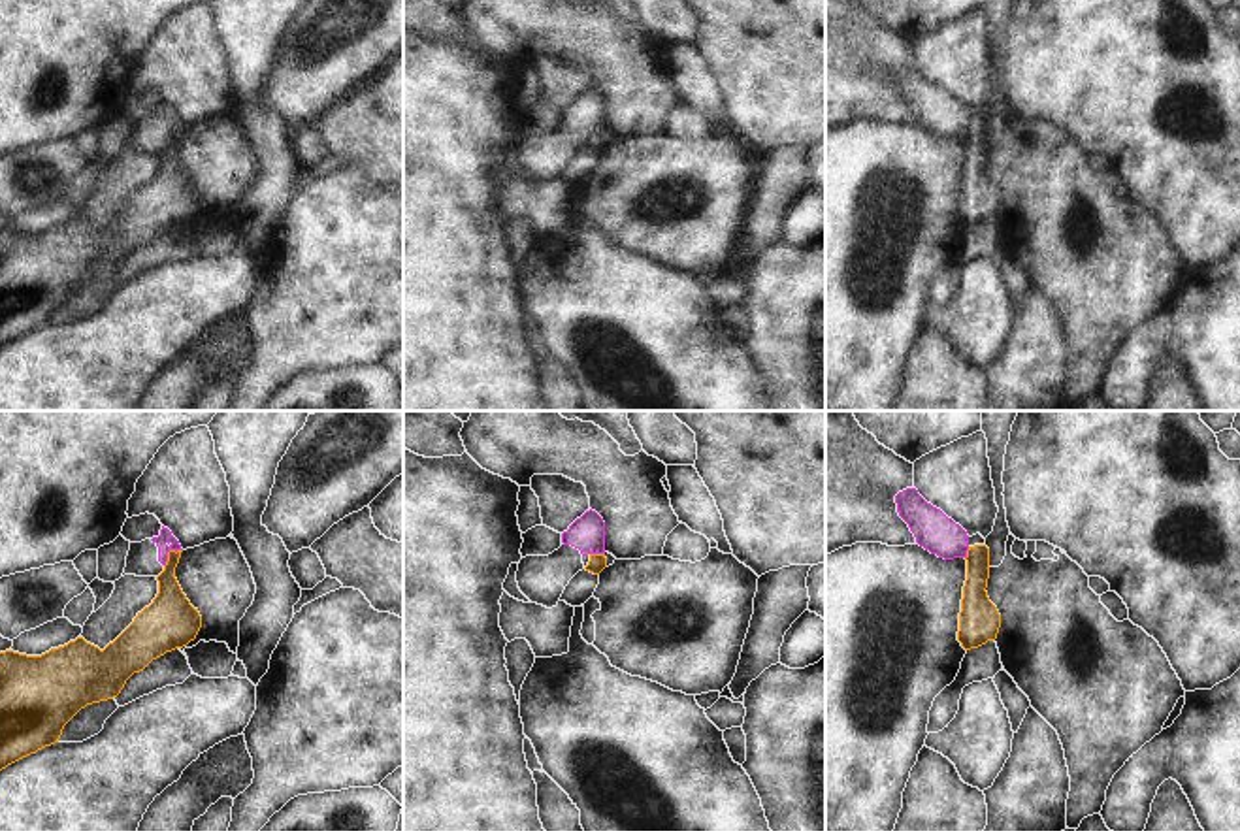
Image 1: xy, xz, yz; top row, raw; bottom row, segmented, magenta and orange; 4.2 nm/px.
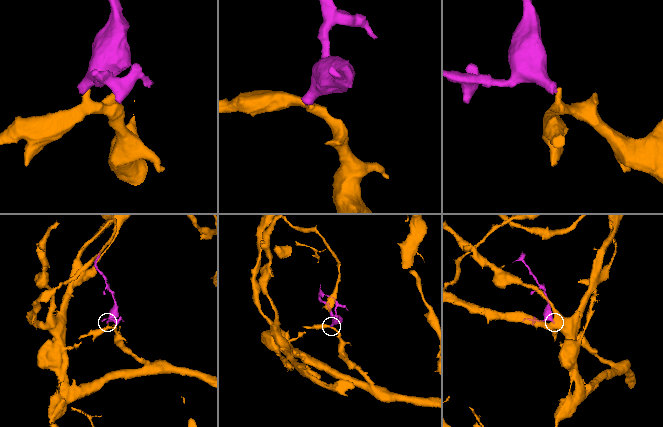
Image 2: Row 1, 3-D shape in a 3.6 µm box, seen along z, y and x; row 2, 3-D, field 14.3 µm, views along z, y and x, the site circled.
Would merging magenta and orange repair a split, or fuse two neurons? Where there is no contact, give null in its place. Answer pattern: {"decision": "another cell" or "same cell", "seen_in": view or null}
{"decision": "another cell", "seen_in": "xy"}

